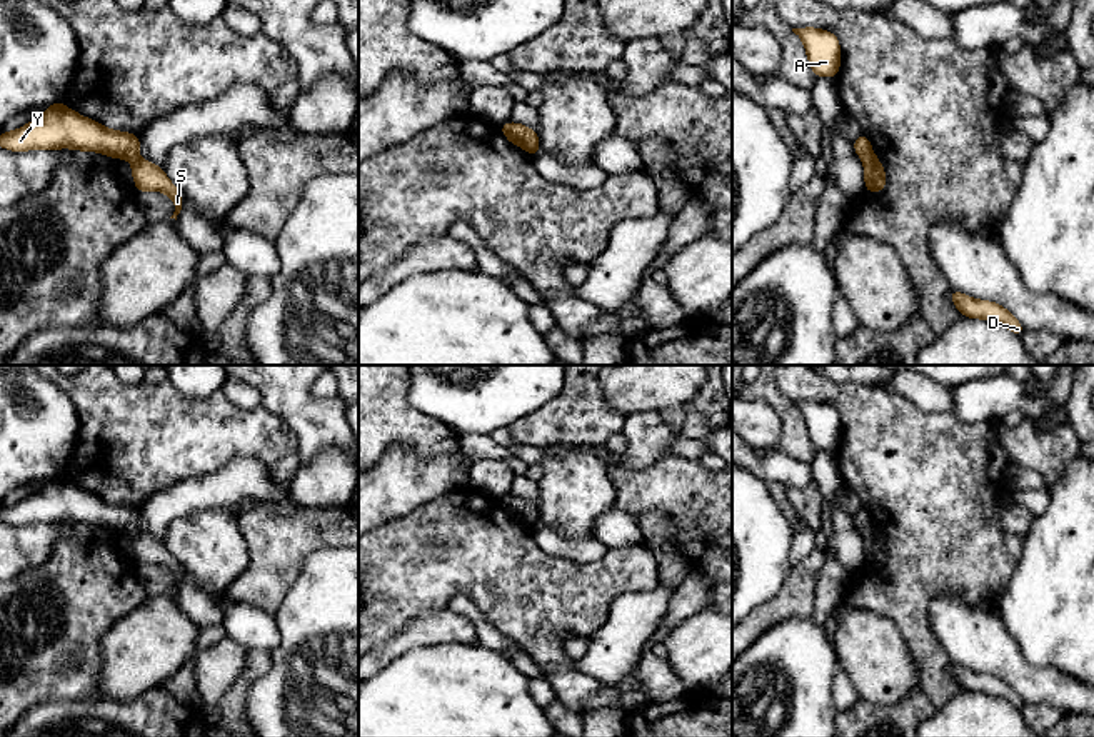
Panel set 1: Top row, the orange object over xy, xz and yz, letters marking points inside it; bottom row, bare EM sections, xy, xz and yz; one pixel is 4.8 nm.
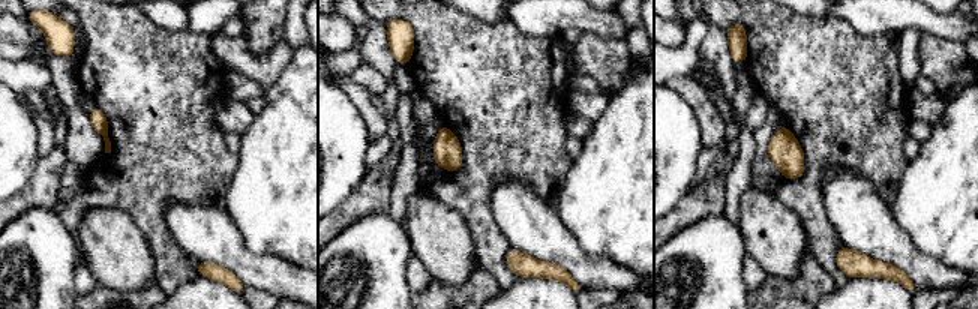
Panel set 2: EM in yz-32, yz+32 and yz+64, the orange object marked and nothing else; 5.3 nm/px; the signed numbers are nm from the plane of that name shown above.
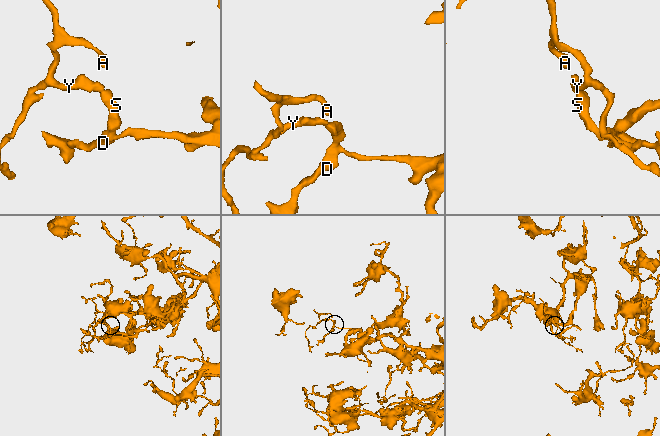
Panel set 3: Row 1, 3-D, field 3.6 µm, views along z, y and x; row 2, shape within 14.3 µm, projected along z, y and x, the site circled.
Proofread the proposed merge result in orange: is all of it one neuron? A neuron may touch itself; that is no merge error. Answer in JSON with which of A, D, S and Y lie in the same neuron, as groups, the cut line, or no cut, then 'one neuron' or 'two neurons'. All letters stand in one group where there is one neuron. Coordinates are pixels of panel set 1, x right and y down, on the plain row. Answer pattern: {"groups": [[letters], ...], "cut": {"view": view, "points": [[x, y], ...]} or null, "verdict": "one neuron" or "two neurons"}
{"groups": [["A", "D", "S", "Y"]], "cut": null, "verdict": "one neuron"}

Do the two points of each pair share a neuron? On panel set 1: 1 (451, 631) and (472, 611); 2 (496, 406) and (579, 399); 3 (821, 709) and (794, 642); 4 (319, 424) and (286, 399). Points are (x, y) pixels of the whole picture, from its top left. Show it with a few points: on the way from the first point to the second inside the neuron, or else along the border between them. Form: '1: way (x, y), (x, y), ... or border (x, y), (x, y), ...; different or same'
1: border (447, 606), (471, 619), (477, 642); different
2: border (566, 382), (554, 397), (514, 422); different
3: way (811, 692), (807, 659); same
4: way (311, 417), (294, 402); same

